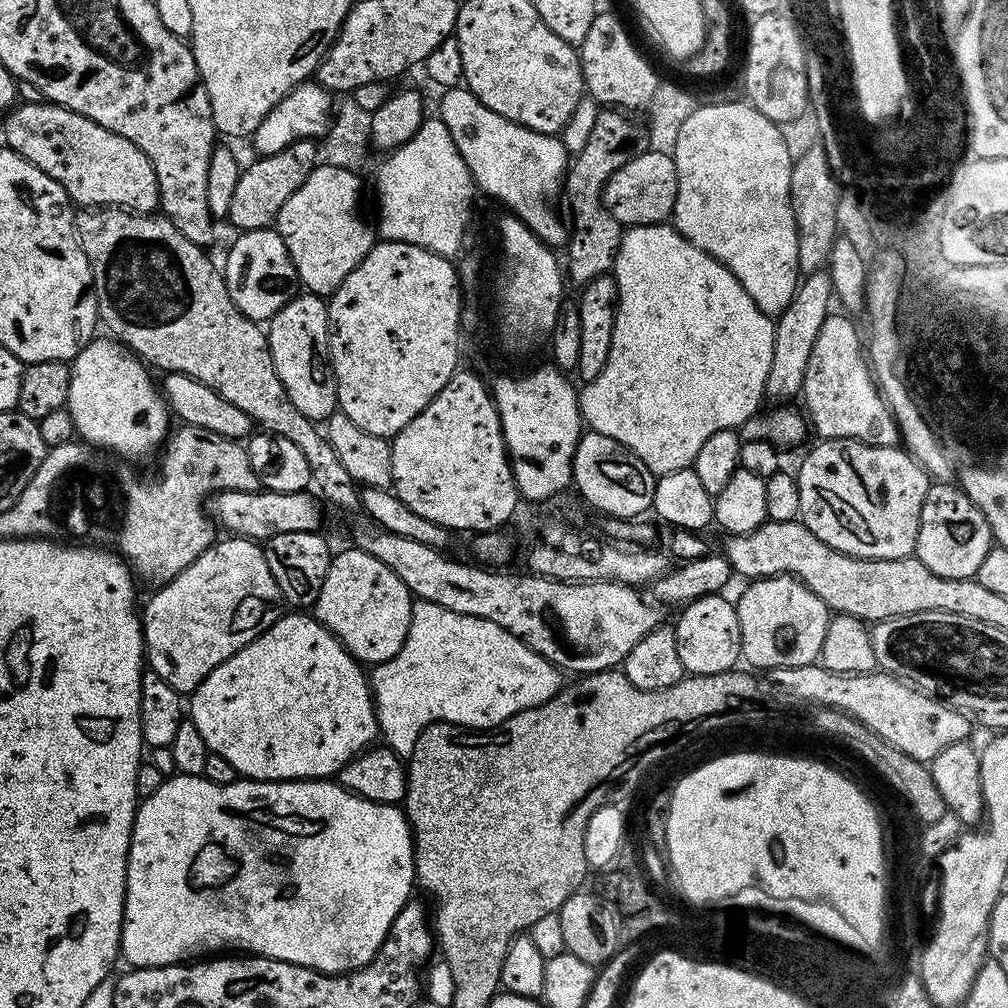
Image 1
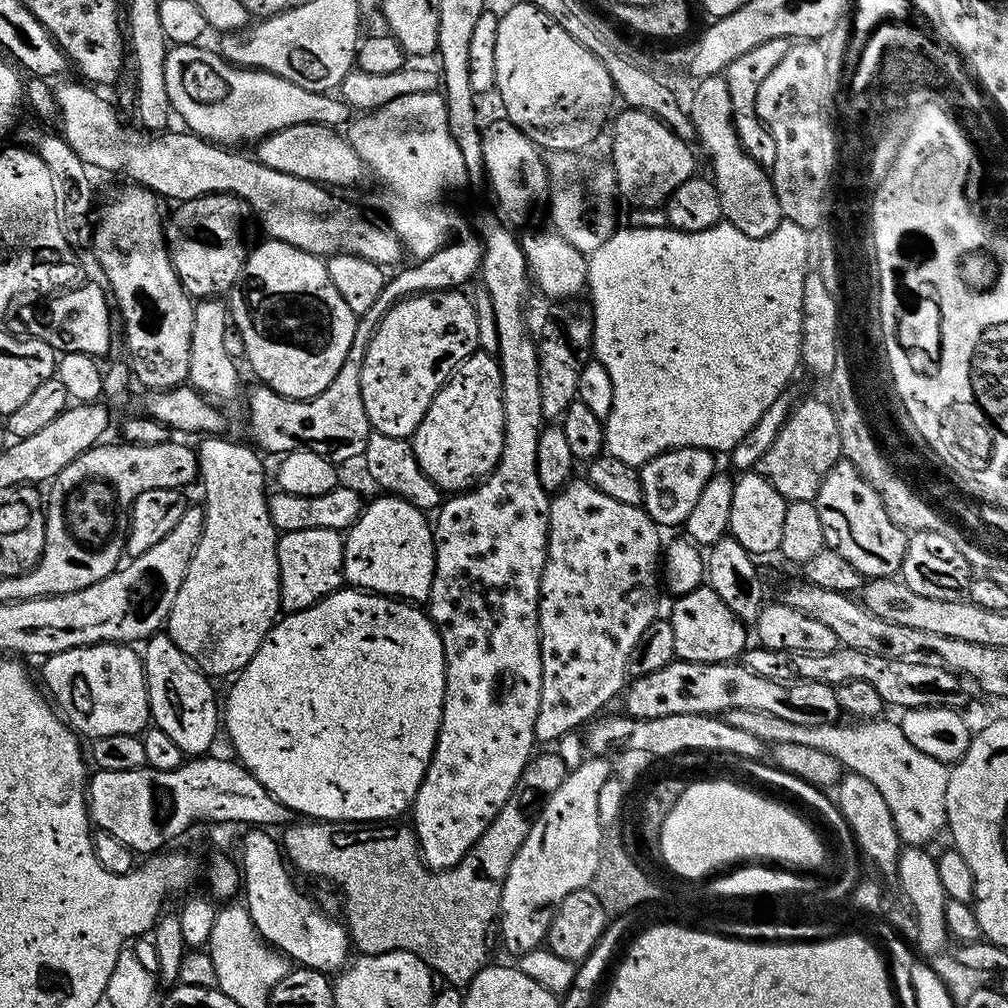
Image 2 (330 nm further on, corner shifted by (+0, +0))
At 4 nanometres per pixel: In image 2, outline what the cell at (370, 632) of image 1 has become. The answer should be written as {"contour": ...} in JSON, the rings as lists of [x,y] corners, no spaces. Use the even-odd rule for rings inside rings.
{"contour":[[[377,495],[365,503],[364,511],[352,523],[352,527],[343,533],[343,538],[344,578],[351,587],[374,592],[378,596],[395,596],[398,600],[427,601],[436,573],[436,551],[432,541],[432,524],[419,508],[401,496]]]}

